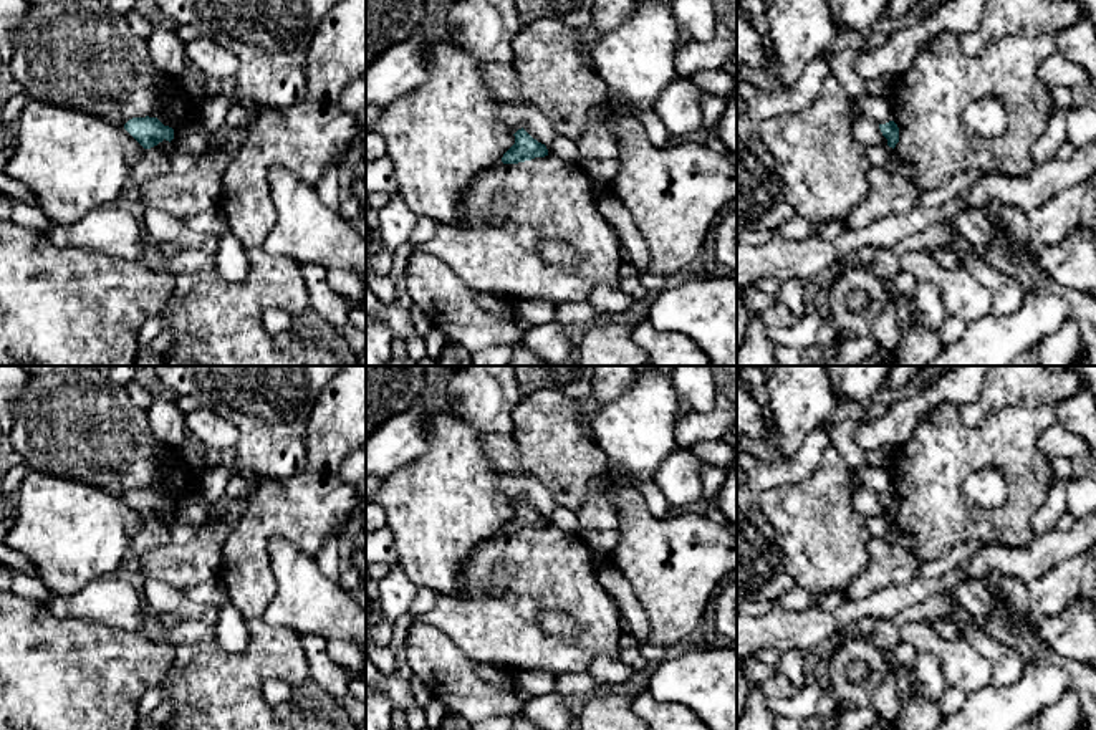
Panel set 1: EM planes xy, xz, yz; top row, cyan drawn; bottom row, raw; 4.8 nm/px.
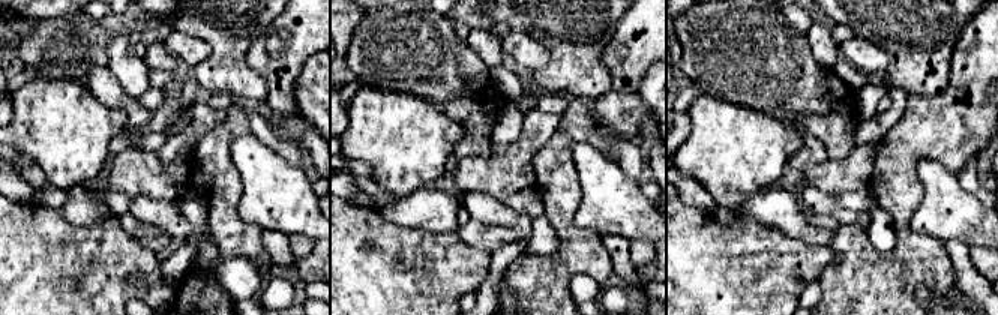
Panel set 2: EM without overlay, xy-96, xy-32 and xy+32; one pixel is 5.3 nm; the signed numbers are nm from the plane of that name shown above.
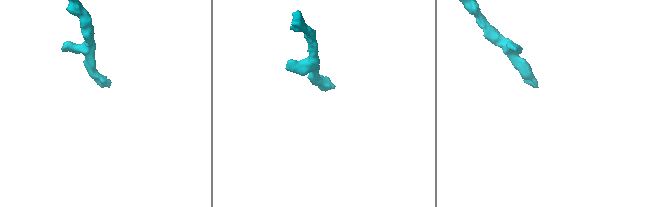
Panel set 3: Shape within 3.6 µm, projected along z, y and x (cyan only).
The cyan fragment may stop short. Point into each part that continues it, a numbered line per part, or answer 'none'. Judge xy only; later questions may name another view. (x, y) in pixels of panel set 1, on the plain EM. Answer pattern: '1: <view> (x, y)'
1: xy (156, 533)

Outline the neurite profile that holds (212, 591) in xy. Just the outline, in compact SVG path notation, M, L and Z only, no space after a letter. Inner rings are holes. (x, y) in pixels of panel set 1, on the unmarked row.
M219 576L187 588L185 594L204 606L214 606L219 609L230 603L225 584Z

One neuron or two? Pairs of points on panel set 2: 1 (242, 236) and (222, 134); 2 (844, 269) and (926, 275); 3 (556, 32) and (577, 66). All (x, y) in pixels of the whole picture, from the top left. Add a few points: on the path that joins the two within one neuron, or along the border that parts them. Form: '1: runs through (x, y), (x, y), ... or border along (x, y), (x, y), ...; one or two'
1: runs through (224, 210), (222, 159); one
2: runs through (865, 273), (905, 273); one
3: runs through (565, 41), (575, 51), (575, 57); one

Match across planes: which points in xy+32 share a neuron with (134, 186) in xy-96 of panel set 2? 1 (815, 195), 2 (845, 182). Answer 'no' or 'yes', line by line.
1: no
2: yes

